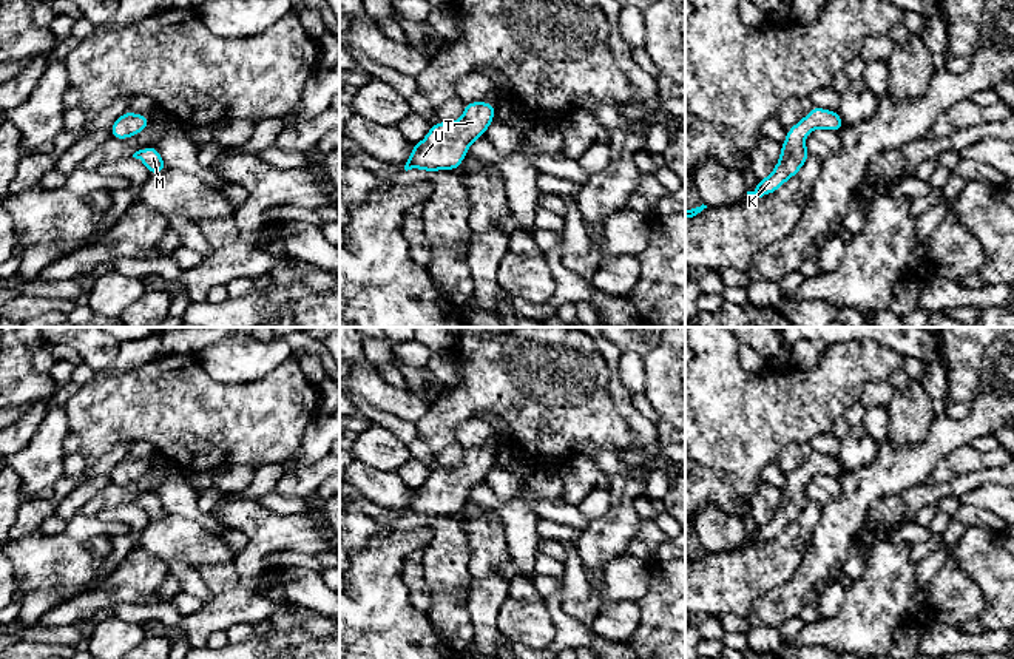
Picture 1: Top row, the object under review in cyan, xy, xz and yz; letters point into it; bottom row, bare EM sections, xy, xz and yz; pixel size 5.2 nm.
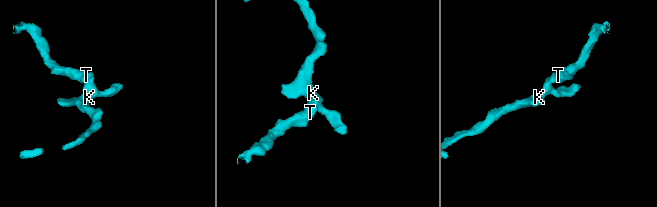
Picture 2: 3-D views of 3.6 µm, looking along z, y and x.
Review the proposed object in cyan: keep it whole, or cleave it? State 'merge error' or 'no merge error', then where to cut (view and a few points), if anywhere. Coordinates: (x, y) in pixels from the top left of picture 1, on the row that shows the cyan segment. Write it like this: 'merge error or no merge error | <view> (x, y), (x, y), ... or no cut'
no merge error | no cut

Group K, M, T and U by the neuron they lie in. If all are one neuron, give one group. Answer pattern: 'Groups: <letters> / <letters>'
Groups: K M T U

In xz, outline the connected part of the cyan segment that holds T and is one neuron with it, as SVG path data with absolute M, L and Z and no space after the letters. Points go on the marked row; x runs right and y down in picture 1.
M466 102L460 120L432 123L426 137L414 145L404 170L457 171L469 145L485 136L494 122L494 114L495 105L491 102Z

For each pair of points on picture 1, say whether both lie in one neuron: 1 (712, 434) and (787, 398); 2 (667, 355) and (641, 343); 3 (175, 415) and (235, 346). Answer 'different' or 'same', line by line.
1: same
2: different
3: different

